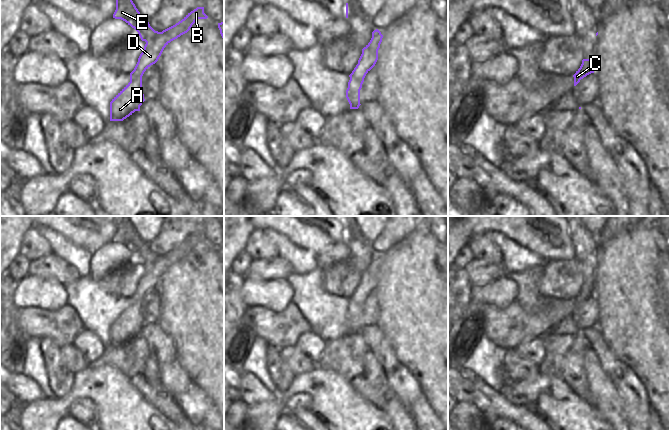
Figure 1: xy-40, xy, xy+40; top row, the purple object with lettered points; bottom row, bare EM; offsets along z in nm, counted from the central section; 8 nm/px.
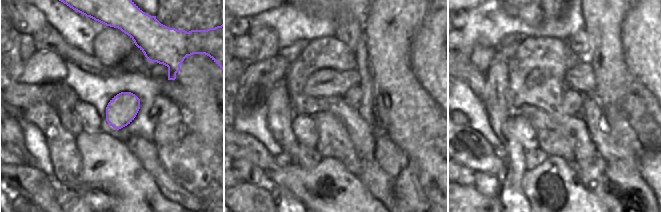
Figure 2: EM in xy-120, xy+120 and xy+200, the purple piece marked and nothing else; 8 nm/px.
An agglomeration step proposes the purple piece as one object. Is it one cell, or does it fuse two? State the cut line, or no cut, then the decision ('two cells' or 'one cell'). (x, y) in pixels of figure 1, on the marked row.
no cut; one cell

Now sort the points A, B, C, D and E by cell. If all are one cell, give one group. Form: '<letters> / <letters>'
A B C D E

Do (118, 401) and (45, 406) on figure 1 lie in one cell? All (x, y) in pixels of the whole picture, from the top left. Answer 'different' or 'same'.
same

